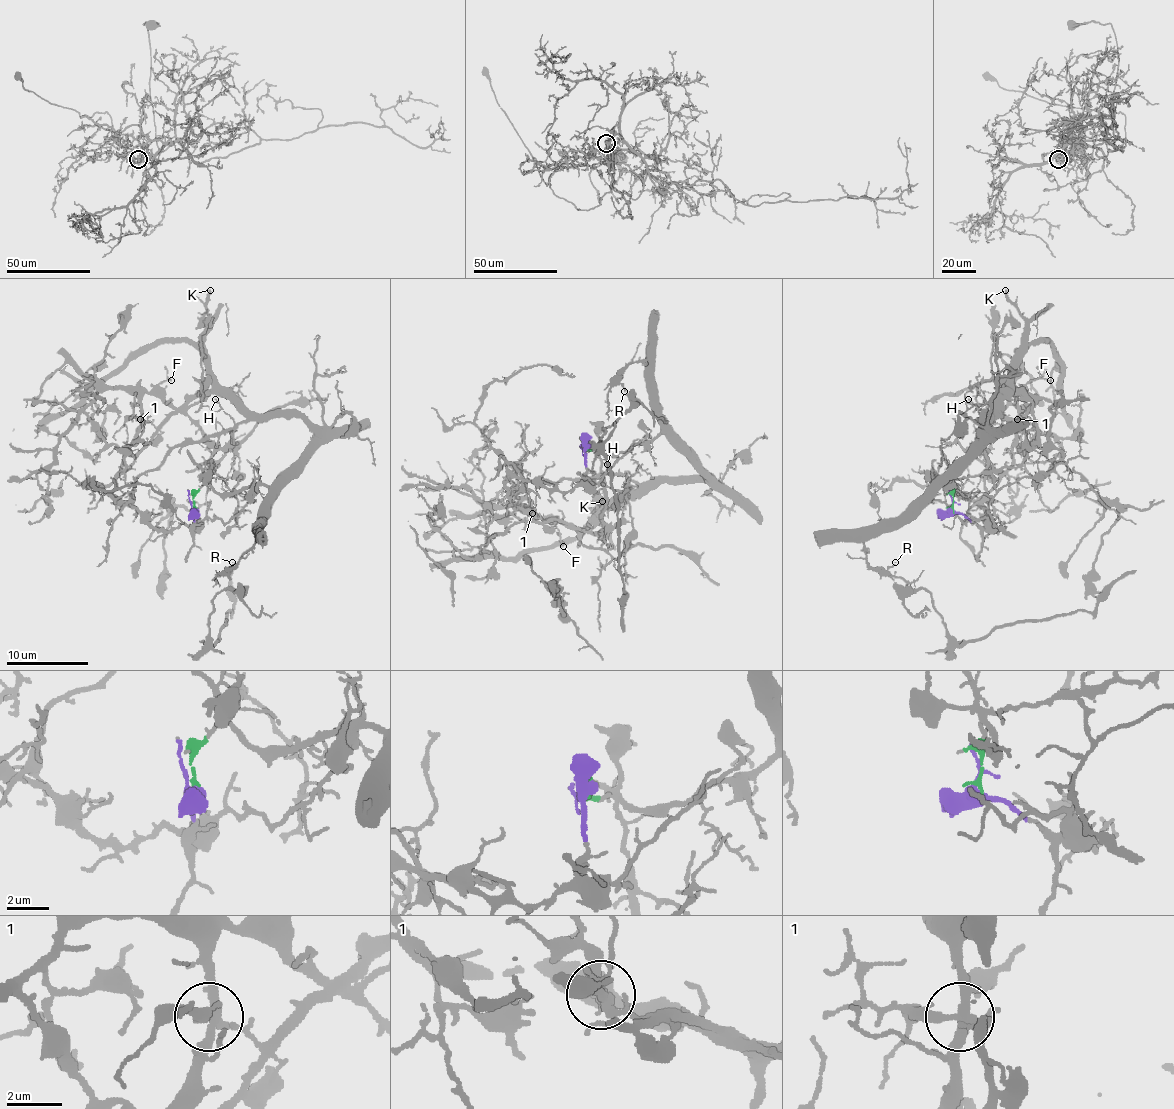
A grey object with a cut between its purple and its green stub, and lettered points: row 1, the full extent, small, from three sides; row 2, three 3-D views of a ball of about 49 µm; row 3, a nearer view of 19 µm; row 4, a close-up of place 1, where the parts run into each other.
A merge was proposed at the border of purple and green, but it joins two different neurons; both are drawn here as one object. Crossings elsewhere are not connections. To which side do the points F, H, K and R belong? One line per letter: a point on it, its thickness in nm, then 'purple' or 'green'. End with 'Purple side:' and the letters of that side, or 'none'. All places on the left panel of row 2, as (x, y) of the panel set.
F: (171, 380) | 110 nm | purple
H: (215, 399) | 130 nm | green
K: (210, 290) | 280 nm | green
R: (232, 562) | 110 nm | green
Purple side: F

